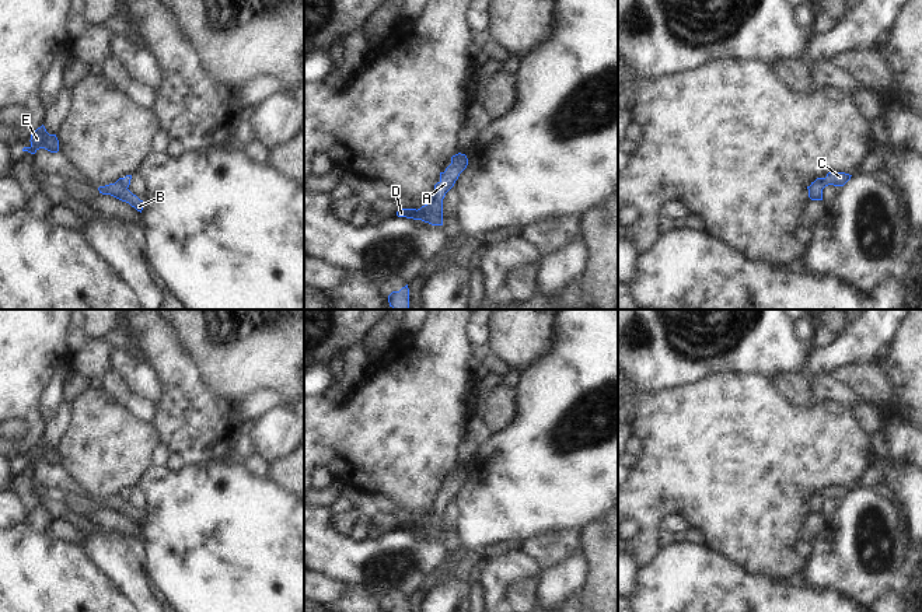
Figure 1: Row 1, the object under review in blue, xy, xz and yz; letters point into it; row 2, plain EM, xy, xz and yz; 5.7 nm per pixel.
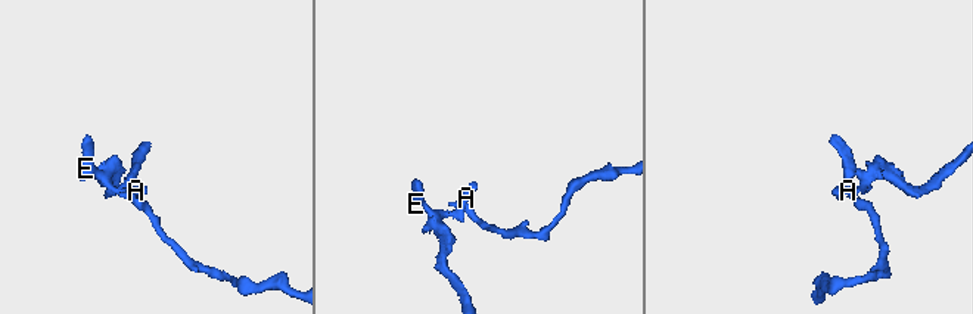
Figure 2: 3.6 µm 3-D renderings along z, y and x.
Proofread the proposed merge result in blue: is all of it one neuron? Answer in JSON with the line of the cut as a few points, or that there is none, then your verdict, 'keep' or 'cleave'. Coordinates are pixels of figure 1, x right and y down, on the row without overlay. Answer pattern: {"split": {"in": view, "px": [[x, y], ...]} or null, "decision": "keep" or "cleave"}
{"split": {"in": "yz", "px": [[824, 499], [814, 497], [809, 503]]}, "decision": "cleave"}

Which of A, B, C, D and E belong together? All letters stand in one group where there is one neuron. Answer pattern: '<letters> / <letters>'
A C D E / B

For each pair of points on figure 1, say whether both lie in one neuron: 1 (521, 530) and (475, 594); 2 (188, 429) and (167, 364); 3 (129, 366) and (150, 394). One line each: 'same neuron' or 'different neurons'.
1: different neurons
2: same neuron
3: same neuron

